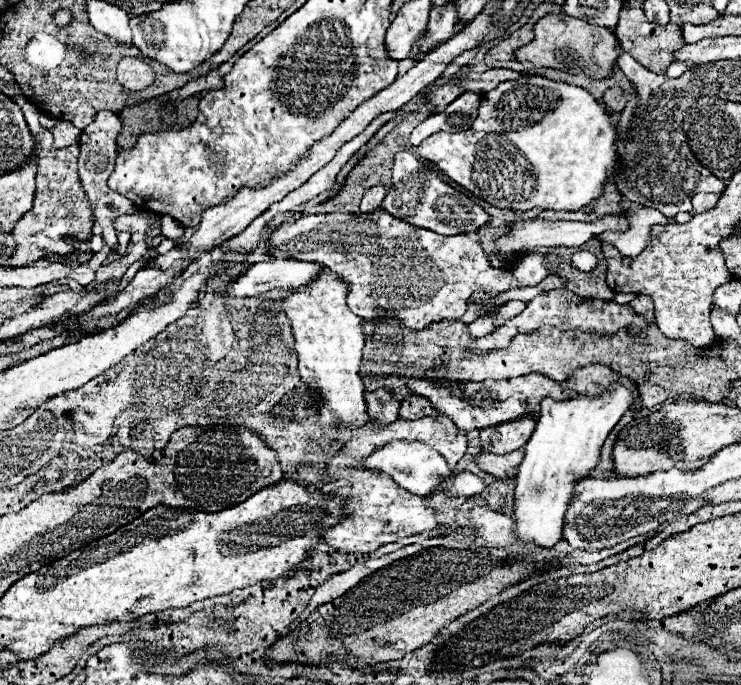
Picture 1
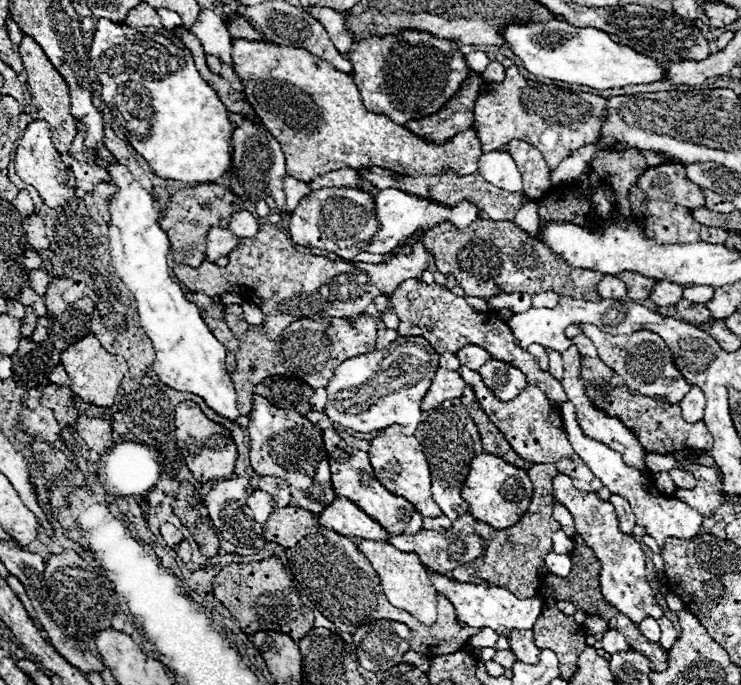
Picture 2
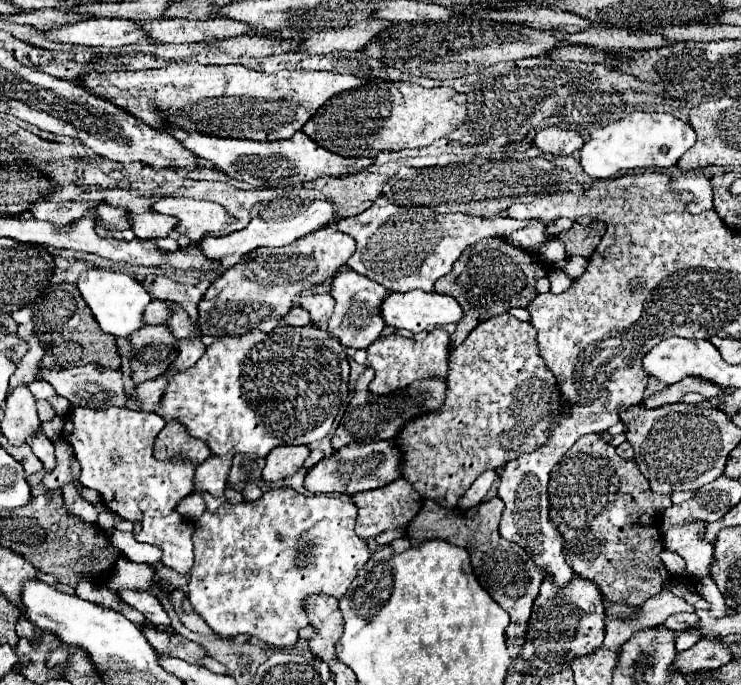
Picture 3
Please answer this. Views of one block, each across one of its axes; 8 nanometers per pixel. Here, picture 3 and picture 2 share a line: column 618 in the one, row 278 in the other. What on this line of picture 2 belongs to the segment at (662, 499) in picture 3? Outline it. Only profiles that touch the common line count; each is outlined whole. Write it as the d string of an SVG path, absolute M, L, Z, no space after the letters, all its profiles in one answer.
M478 220L468 228L454 228L452 224L436 226L424 232L424 248L434 256L436 268L442 274L454 274L458 286L468 296L492 296L500 292L556 292L558 296L572 296L582 300L600 300L596 292L604 274L566 266L564 260L554 258L550 250L534 236L520 232L514 222Z

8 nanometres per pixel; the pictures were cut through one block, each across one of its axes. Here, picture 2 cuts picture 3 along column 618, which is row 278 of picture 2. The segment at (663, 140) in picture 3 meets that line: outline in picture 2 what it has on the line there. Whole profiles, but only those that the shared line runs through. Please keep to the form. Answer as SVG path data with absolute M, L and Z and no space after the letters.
M112 160L106 164L106 170L110 174L110 184L118 188L118 192L108 200L110 262L136 300L140 324L156 350L154 372L166 386L178 392L198 394L220 416L240 420L236 392L226 370L224 346L214 338L204 324L200 310L184 298L182 288L170 276L170 242L166 232L160 228L156 202L140 186L140 182L134 180L126 166Z

